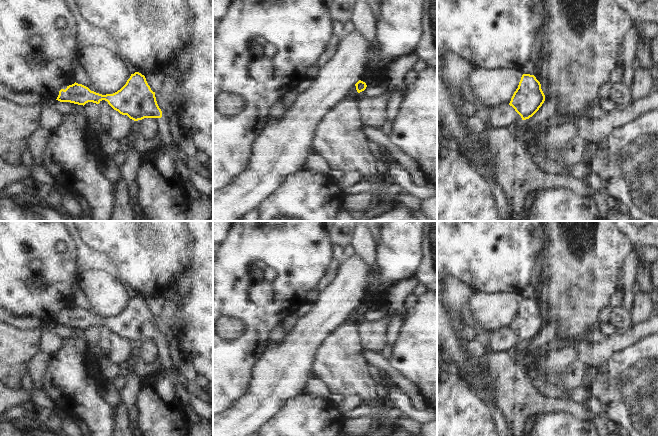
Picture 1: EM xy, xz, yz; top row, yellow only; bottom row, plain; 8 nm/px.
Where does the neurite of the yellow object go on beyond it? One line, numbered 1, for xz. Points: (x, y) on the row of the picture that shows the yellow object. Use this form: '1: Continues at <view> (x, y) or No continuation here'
1: No continuation here.

